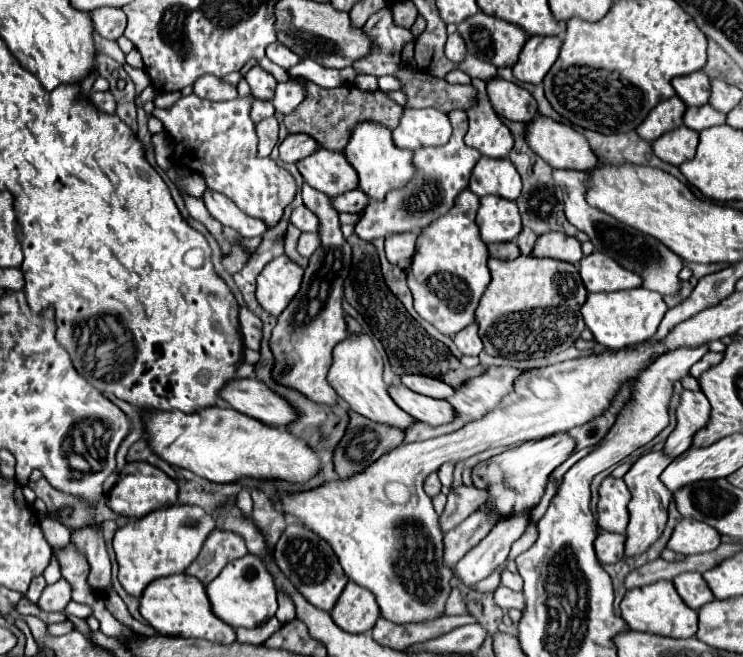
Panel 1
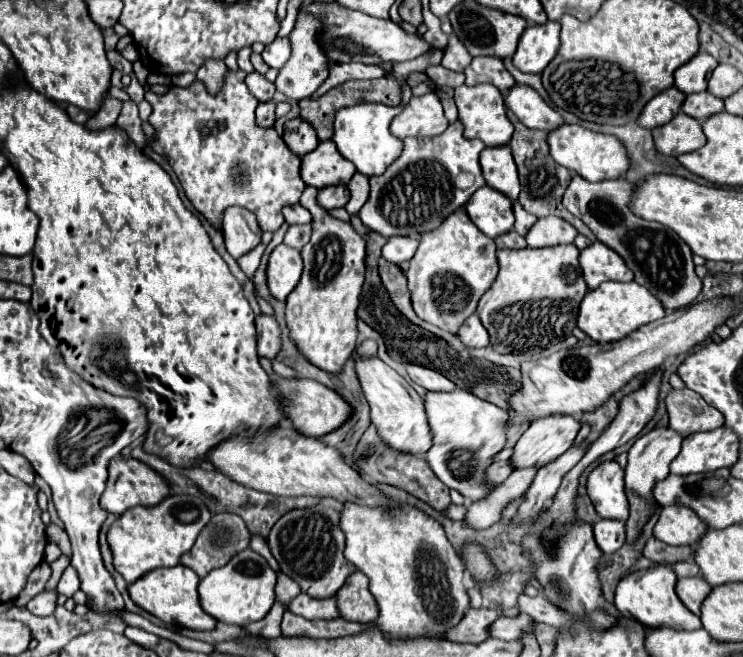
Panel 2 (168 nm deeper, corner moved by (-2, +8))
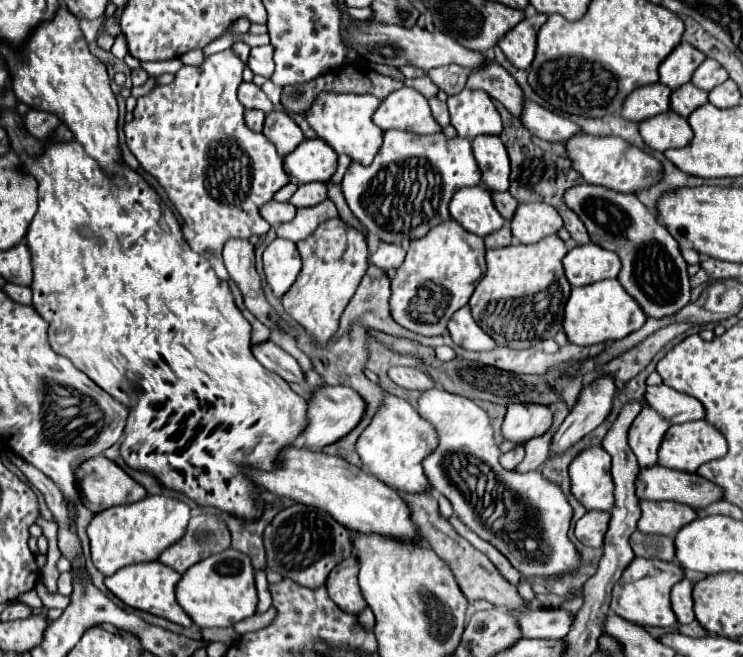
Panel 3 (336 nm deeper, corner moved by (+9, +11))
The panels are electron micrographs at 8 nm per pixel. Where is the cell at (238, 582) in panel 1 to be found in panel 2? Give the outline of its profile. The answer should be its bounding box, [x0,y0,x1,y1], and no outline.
[198,548,276,626]

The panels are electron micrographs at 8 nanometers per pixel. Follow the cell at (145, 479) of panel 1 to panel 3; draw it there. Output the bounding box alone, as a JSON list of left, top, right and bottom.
[75,455,147,513]

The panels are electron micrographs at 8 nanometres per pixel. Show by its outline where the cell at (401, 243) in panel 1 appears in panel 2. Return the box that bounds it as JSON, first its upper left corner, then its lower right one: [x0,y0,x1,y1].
[382,236,418,264]

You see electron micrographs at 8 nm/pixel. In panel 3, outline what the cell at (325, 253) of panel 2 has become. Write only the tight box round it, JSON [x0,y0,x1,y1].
[283,217,369,343]

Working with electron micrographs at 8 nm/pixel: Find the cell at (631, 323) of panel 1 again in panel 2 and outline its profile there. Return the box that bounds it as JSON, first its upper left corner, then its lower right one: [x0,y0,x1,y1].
[578,282,664,344]

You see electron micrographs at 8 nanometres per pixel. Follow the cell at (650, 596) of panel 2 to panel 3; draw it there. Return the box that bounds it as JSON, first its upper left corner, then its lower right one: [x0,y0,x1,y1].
[611,557,683,627]

